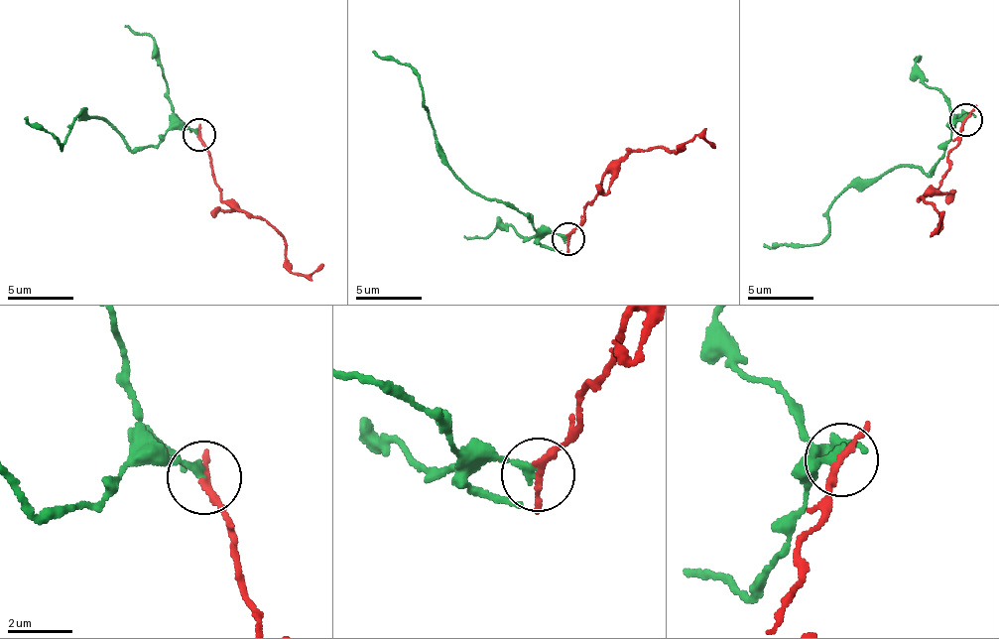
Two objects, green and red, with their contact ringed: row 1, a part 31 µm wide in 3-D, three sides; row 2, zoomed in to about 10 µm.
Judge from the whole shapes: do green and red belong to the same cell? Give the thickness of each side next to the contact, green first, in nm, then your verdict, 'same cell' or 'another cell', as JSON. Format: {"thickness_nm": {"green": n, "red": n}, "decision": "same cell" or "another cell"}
{"thickness_nm": {"green": 240, "red": 170}, "decision": "another cell"}

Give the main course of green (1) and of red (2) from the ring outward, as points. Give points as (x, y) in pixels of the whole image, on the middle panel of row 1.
1: (568, 238), (539, 230), (525, 214), (483, 196), (456, 176), (428, 116), (423, 92), (410, 66), (373, 49)
2: (568, 238), (615, 164), (634, 151), (664, 147), (678, 153), (688, 140), (702, 137), (714, 148)

